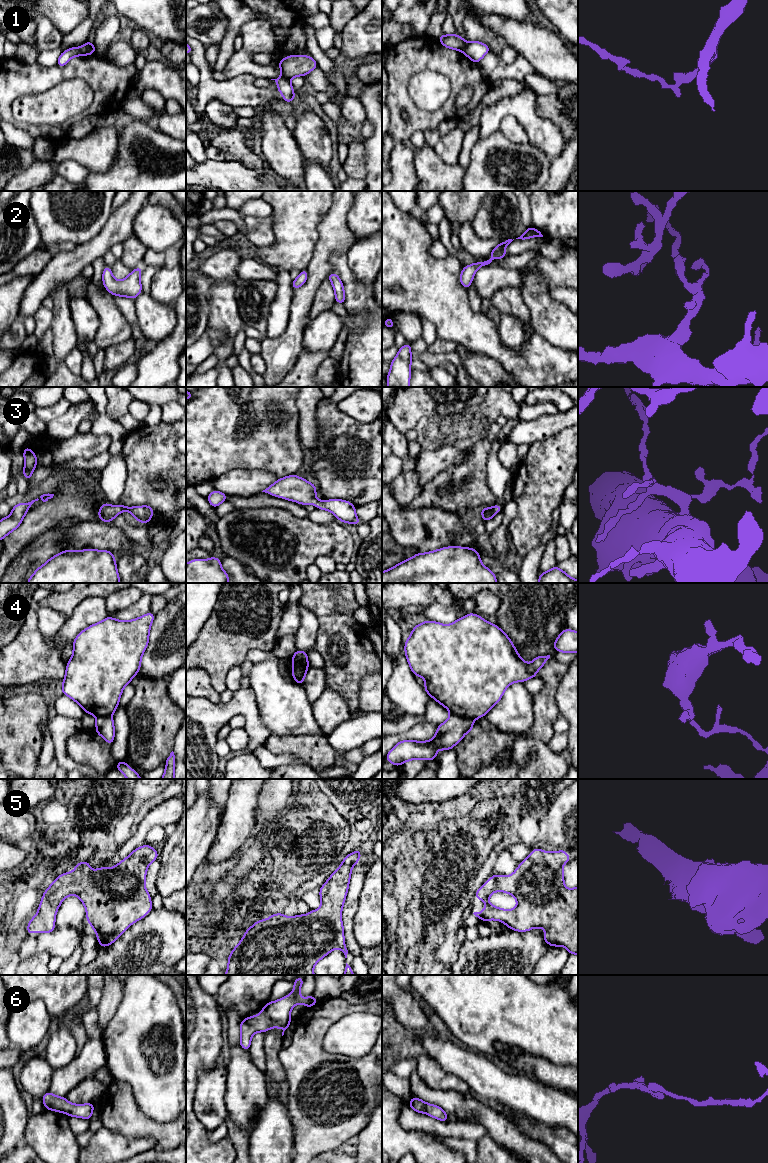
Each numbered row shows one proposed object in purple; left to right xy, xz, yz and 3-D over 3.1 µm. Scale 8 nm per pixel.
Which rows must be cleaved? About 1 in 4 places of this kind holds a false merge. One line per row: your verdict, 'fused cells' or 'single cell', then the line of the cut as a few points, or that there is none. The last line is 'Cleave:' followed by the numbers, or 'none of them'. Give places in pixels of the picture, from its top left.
1: fused cells | yz (466, 42), (462, 51)
2: single cell | no cut
3: single cell | no cut
4: fused cells | yz (451, 713), (456, 713), (473, 720)
5: single cell | no cut
6: single cell | no cut
Cleave: 1, 4

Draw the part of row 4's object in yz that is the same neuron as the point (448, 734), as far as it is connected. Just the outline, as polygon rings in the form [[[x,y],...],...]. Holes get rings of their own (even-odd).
[[[457,714],[437,727],[435,736],[430,741],[399,741],[387,754],[385,760],[395,766],[414,759],[434,760],[436,750],[450,750],[458,744],[465,734],[473,729],[474,720]]]

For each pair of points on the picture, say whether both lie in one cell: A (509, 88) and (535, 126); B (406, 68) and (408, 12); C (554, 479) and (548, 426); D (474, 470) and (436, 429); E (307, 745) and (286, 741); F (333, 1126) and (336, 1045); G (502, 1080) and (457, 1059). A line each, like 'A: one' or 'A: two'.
A: two
B: two
C: two
D: two
E: one
F: two
G: one

